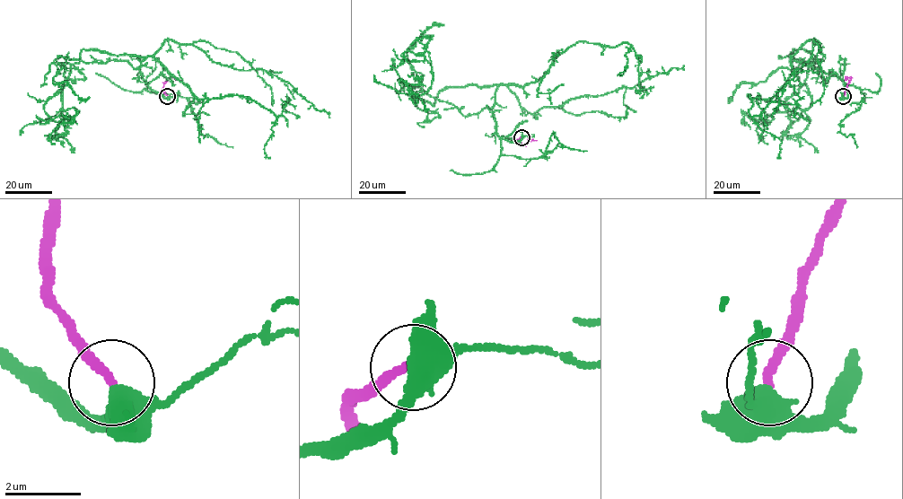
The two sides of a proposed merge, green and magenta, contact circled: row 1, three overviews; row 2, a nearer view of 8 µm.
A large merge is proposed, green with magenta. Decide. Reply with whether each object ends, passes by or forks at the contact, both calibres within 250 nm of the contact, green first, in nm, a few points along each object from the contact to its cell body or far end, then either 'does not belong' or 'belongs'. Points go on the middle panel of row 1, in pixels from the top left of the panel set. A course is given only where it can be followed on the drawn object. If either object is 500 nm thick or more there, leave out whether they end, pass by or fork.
650 nm thick on the green side, 240 nm on the other; green runs (521, 137), (496, 132), (495, 89), (538, 81), (580, 41), (627, 43), (640, 61), (637, 91), (652, 91); magenta runs (521, 137), (518, 142), (525, 145), (530, 140), (536, 140); belongs

